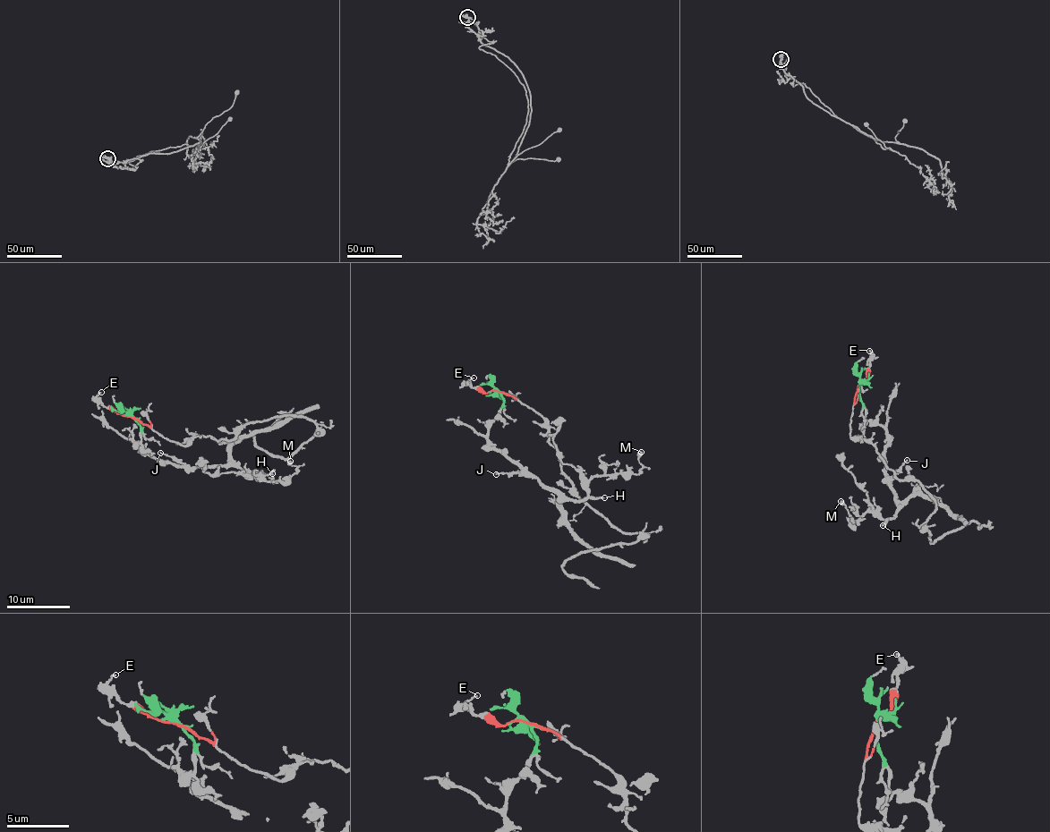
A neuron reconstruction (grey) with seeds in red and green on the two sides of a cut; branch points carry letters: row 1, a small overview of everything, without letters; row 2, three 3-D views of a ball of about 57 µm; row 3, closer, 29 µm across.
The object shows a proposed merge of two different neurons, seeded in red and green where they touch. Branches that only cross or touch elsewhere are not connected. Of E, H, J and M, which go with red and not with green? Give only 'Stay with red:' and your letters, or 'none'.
Stay with red: E

